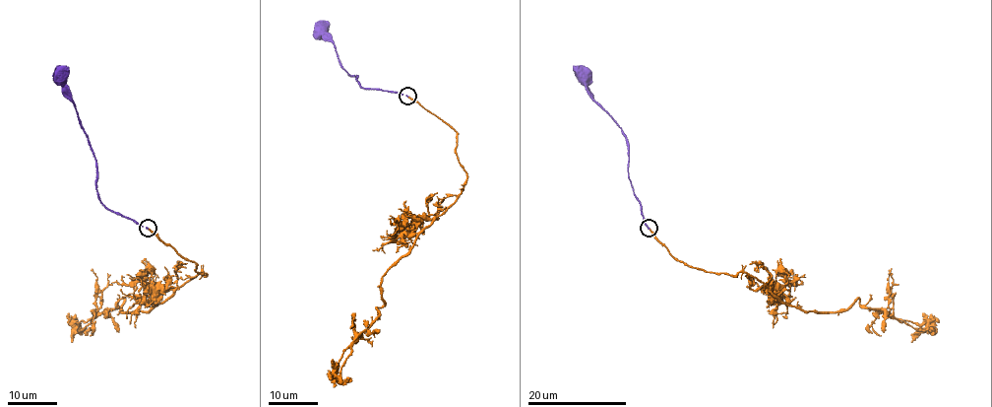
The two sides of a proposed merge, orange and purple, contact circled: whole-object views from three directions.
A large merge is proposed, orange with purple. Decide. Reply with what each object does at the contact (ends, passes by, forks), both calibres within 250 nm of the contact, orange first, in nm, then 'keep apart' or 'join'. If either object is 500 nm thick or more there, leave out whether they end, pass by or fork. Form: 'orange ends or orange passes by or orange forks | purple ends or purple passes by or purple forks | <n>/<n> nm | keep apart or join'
orange ends | purple ends | 240/160 nm | join

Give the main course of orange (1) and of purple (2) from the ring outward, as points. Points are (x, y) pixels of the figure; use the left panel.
1: (148, 229), (206, 274), (148, 311), (121, 311), (122, 299), (81, 330), (91, 327)
2: (148, 229), (111, 211), (100, 201), (95, 188), (94, 155), (63, 76)

